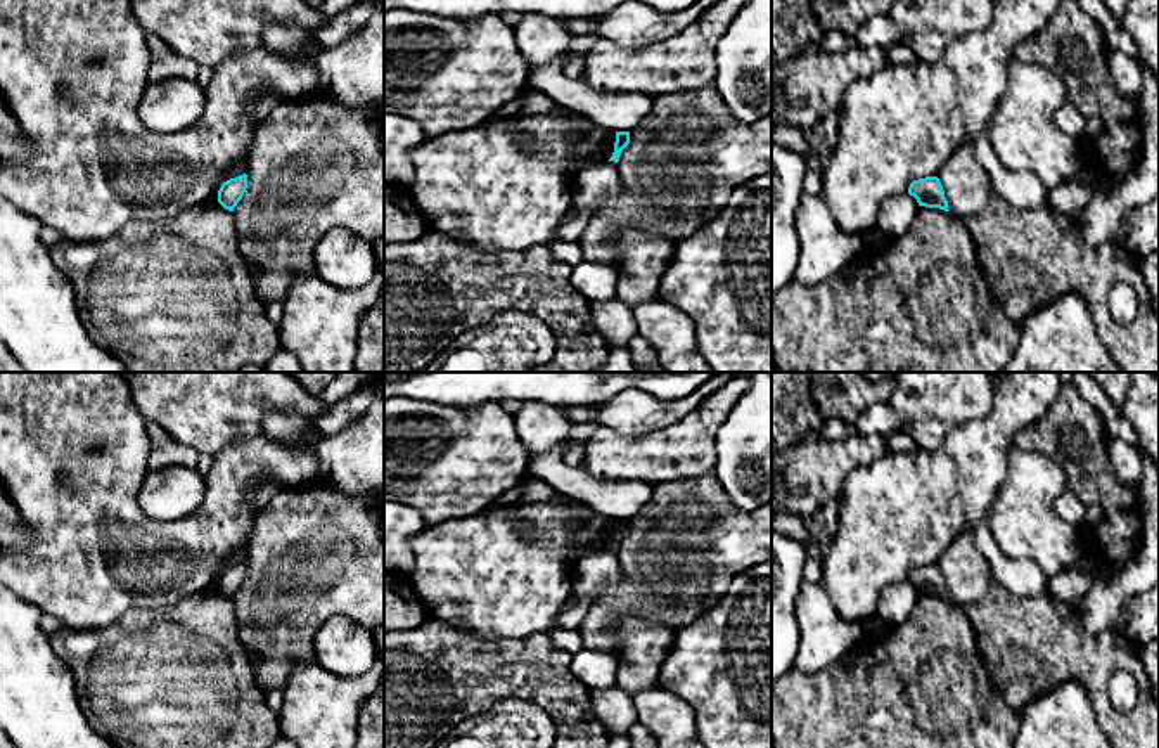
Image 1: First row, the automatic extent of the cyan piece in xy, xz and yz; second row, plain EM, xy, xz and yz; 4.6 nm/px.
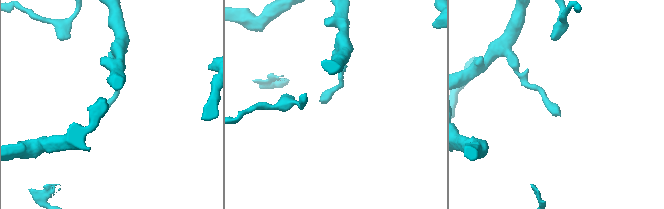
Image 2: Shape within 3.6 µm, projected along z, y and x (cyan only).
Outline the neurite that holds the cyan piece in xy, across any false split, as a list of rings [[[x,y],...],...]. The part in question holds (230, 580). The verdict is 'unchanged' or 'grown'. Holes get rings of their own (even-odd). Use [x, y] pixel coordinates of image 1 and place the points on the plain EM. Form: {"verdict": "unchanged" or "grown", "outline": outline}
{"verdict": "unchanged", "outline": [[[239,563],[235,566],[230,566],[221,571],[218,578],[218,590],[228,597],[234,599],[237,590],[242,587],[244,580],[247,577],[247,563]]]}

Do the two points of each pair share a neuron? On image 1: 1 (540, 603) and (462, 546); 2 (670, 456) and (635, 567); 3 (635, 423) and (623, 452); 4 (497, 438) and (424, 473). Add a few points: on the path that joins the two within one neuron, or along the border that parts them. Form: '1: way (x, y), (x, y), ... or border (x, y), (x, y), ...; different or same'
1: way (521, 584), (507, 573), (490, 573), (481, 565); same
2: border (701, 477), (659, 482), (653, 487); different
3: border (595, 425), (627, 435), (649, 435), (670, 426); different
4: way (480, 449), (459, 461), (441, 461); same

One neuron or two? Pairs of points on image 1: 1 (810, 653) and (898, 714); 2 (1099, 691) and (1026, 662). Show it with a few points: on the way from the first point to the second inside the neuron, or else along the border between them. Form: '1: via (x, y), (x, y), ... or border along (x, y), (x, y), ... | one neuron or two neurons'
1: border along (860, 639), (831, 665), (813, 674), (794, 670) | two neurons
2: via (1097, 667), (1083, 653), (1050, 653) | one neuron

